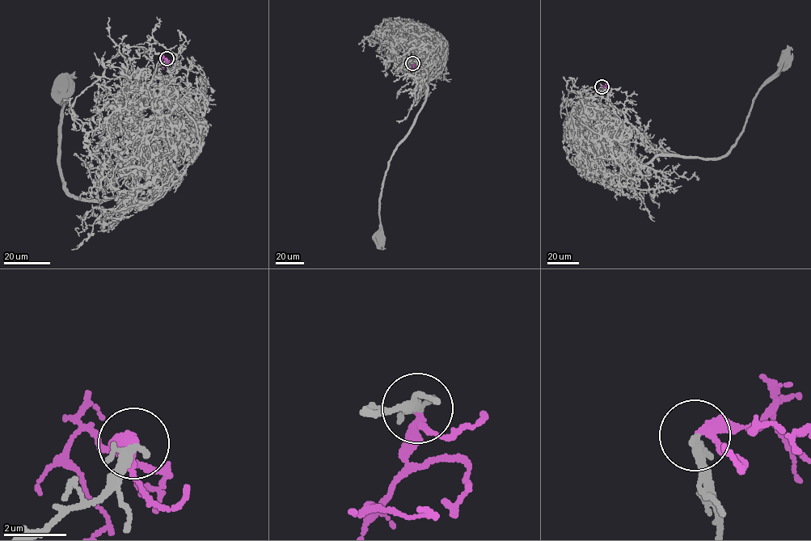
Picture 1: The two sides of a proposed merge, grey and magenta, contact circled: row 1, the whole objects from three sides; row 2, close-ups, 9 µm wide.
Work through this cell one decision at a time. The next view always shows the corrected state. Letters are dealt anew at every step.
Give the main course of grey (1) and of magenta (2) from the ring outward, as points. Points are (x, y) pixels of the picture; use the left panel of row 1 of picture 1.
1: (166, 59), (134, 93), (123, 157), (134, 185), (145, 186), (131, 194), (90, 202), (69, 192), (61, 89)
2: (166, 59), (162, 59), (162, 69)

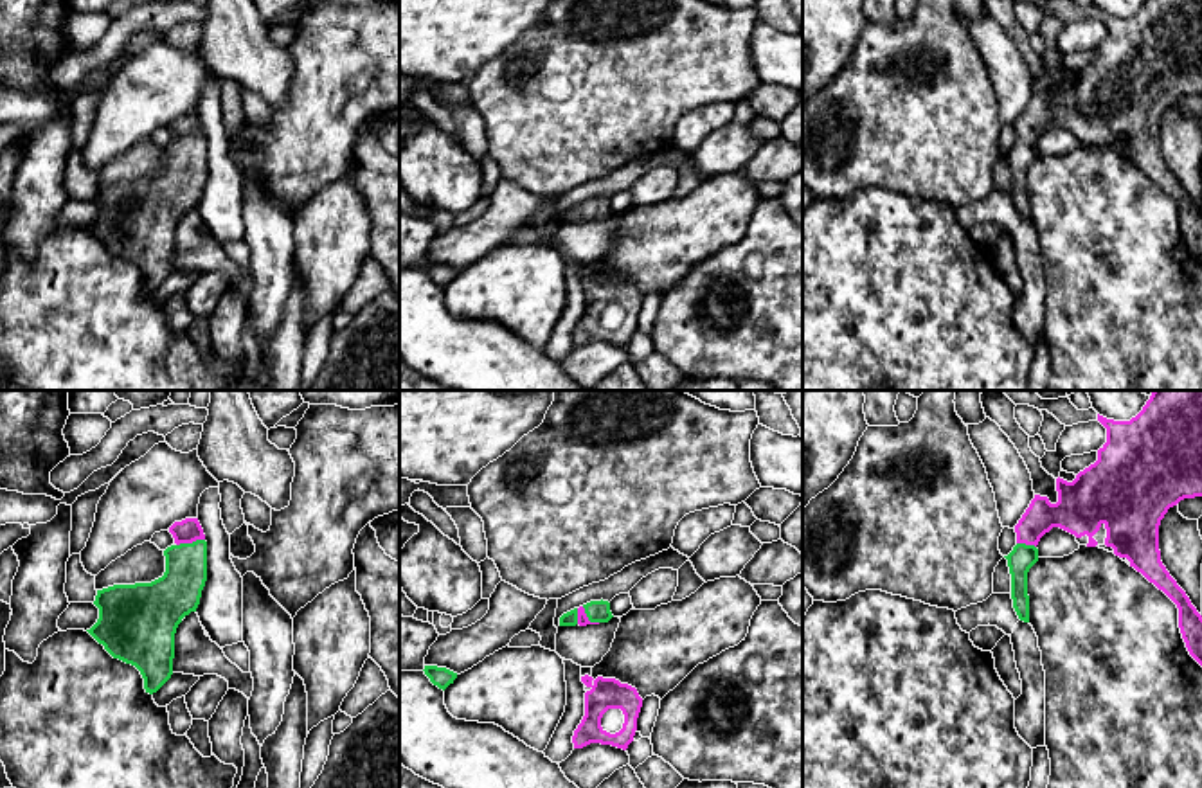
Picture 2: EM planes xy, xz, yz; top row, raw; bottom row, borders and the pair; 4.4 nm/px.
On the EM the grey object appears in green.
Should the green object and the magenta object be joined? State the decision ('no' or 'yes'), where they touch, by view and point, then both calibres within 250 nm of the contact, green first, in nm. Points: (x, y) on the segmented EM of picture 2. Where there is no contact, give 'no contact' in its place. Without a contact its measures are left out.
yes | xy (189, 544) | 200/110 nm

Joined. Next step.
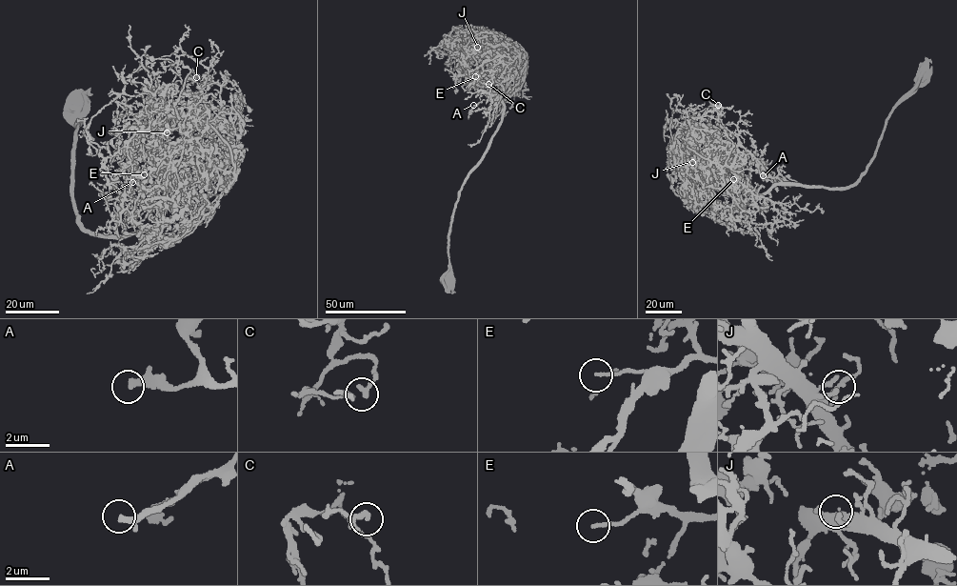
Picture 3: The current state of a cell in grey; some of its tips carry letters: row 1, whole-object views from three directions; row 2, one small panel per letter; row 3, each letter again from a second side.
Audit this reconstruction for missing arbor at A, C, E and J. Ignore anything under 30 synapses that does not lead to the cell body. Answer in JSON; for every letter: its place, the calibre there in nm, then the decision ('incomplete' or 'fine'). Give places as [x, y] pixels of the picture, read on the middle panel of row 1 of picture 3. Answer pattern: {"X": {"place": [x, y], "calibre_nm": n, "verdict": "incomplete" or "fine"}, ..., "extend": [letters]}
{"A": {"place": [473, 105], "calibre_nm": 200, "verdict": "incomplete"}, "C": {"place": [488, 84], "calibre_nm": 190, "verdict": "fine"}, "E": {"place": [475, 76], "calibre_nm": 140, "verdict": "incomplete"}, "J": {"place": [477, 47], "calibre_nm": 190, "verdict": "incomplete"}, "extend": ["A", "E", "J"]}

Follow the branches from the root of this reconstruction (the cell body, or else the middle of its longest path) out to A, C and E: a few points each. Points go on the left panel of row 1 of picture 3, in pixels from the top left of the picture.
A: (74, 108), (72, 193), (78, 223), (114, 237), (171, 220), (169, 195), (176, 177), (132, 182)
C: (74, 108), (78, 223), (114, 237), (163, 227), (173, 219), (160, 218), (147, 162), (159, 112), (196, 77)
E: (74, 108), (72, 193), (80, 226), (114, 237), (170, 223), (144, 174)

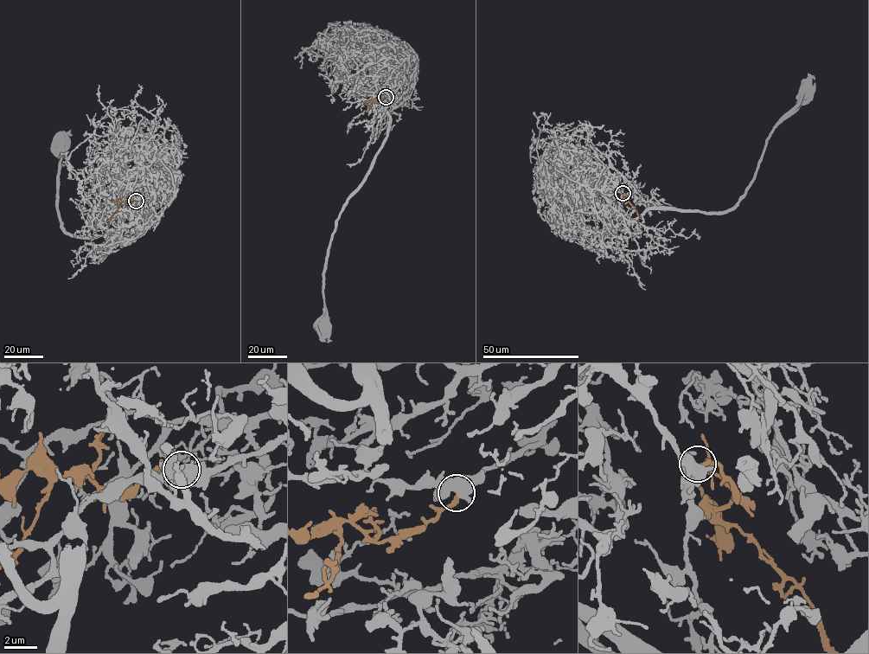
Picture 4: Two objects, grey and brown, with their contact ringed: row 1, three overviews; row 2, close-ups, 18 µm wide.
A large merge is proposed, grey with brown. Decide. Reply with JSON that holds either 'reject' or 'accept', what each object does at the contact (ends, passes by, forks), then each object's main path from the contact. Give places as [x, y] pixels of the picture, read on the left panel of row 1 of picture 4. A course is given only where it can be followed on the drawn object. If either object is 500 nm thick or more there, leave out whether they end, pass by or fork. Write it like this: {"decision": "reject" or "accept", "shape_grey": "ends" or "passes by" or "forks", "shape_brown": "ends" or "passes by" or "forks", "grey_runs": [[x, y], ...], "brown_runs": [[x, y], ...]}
{"decision": "accept", "grey_runs": [[136, 201], [145, 199], [154, 184], [129, 204], [128, 227], [92, 239], [69, 234], [58, 208], [59, 144]], "brown_runs": [[136, 201], [121, 201], [110, 220], [108, 227]]}

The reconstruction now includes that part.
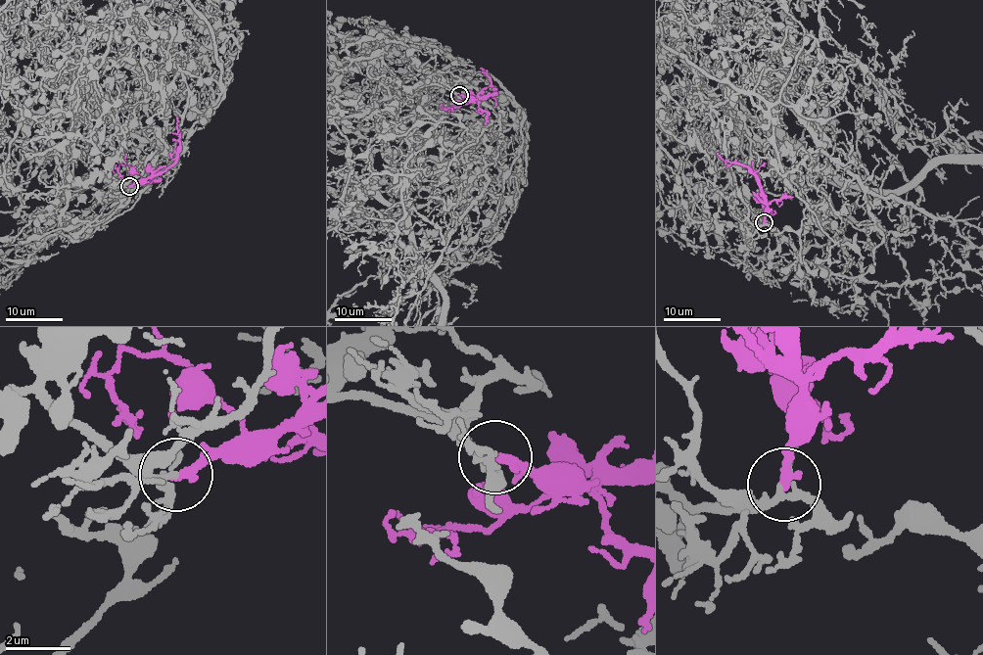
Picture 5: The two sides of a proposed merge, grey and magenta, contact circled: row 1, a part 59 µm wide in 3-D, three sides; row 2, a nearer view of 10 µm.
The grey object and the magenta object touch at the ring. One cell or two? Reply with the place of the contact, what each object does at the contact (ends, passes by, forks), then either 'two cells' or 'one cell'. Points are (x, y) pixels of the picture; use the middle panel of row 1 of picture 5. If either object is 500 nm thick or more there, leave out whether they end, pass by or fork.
(459, 95) | grey forks | magenta ends | one cell

